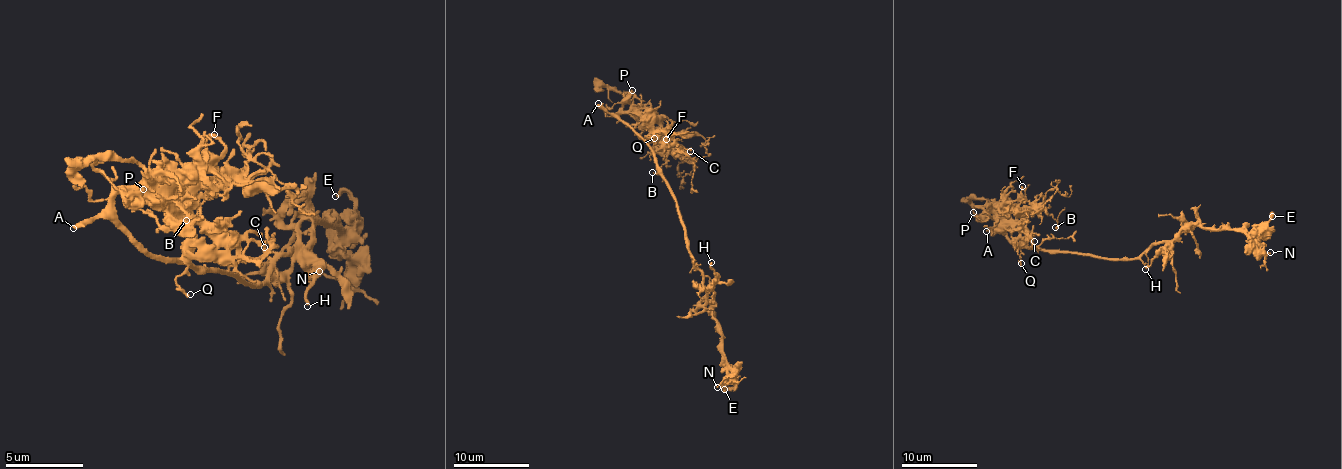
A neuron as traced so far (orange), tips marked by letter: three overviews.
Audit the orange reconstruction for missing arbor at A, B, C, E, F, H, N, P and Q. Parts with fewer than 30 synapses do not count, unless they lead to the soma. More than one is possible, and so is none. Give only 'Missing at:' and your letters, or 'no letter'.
Missing at: A

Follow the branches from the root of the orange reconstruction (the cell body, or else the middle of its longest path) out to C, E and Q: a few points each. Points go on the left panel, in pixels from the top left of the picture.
C: (249, 282), (241, 274), (198, 271), (182, 259), (202, 232), (237, 235), (264, 247)
E: (249, 282), (261, 282), (296, 243), (296, 220), (300, 216), (350, 228), (354, 204), (342, 193), (335, 196)
Q: (249, 282), (241, 274), (198, 271), (182, 259), (186, 255), (186, 267), (175, 282), (190, 294)

